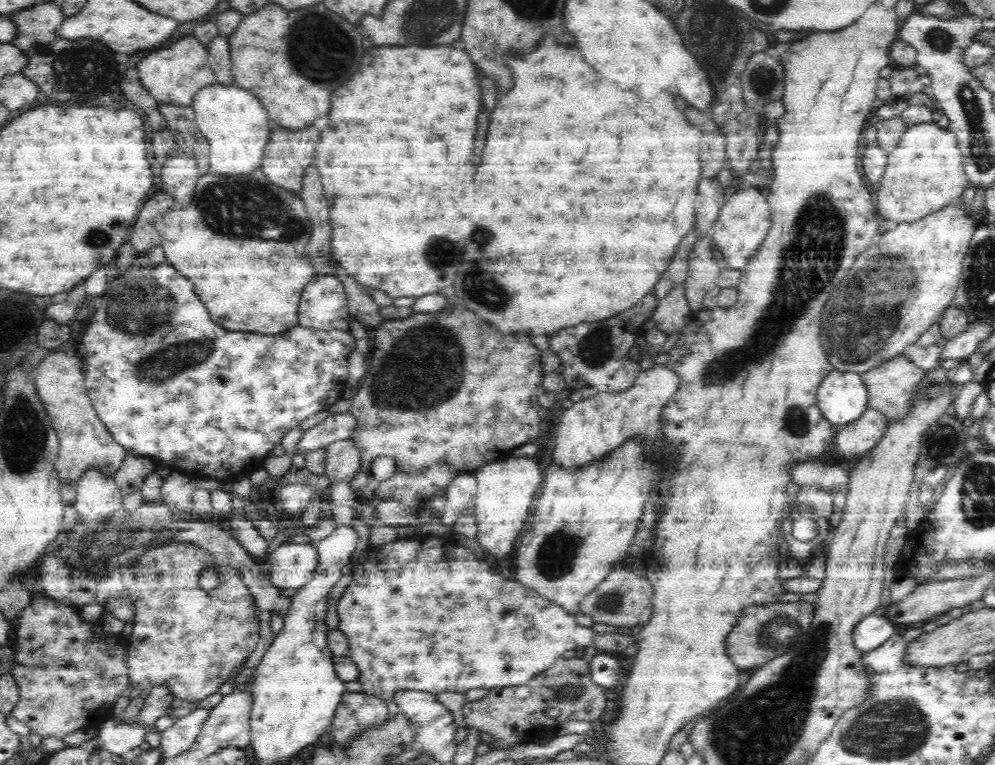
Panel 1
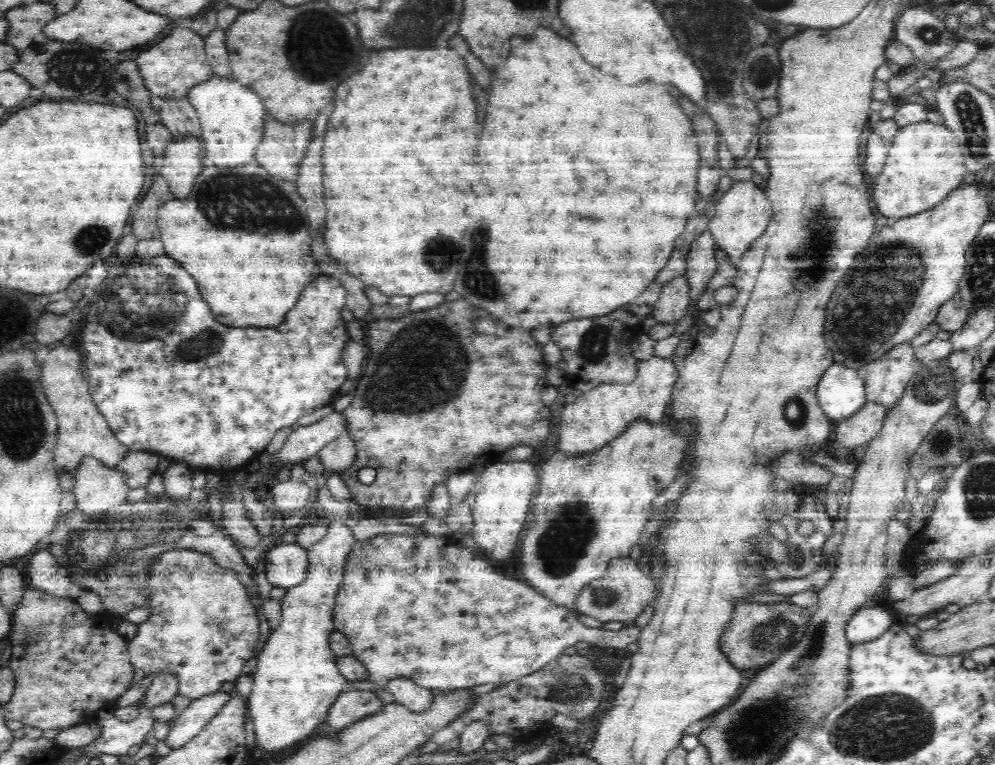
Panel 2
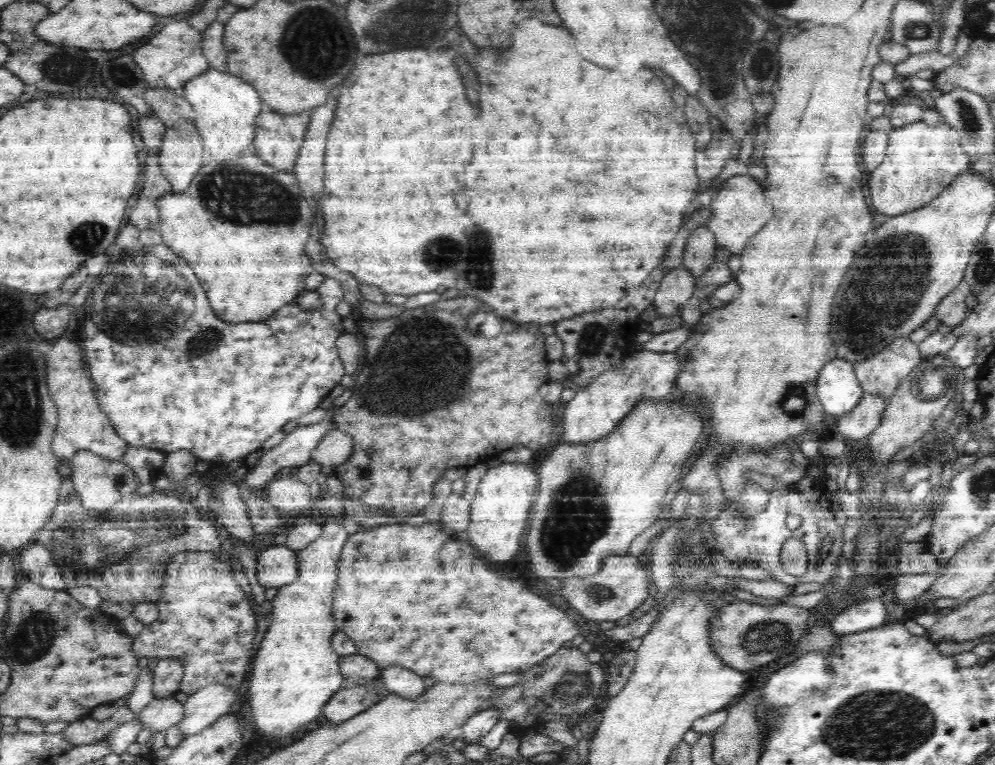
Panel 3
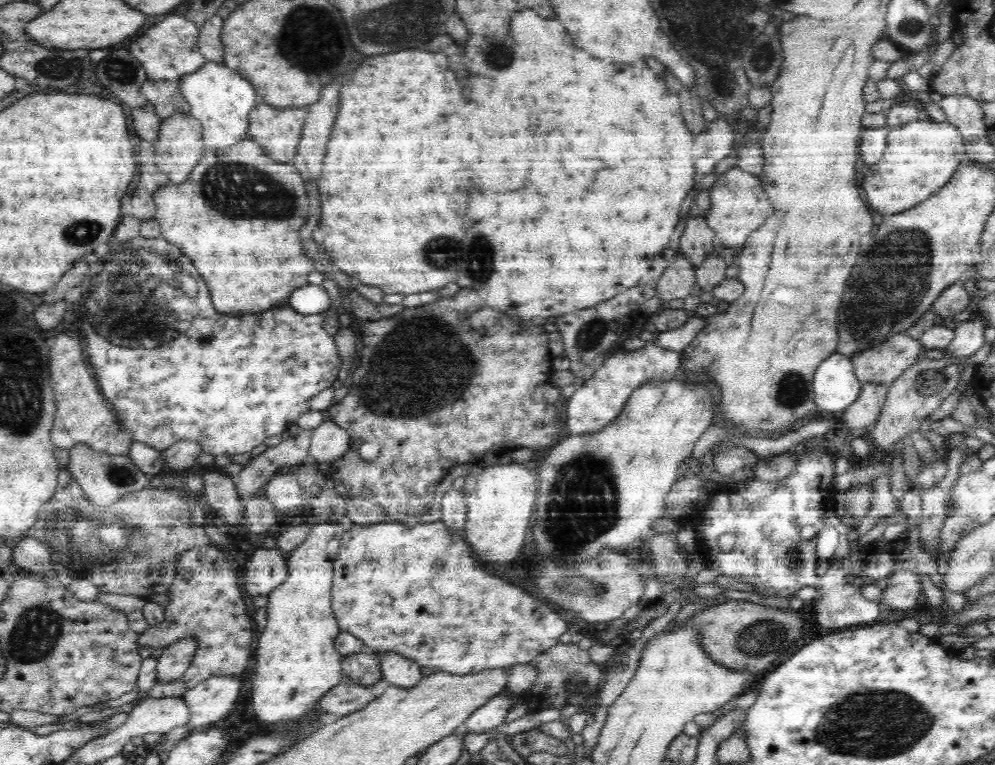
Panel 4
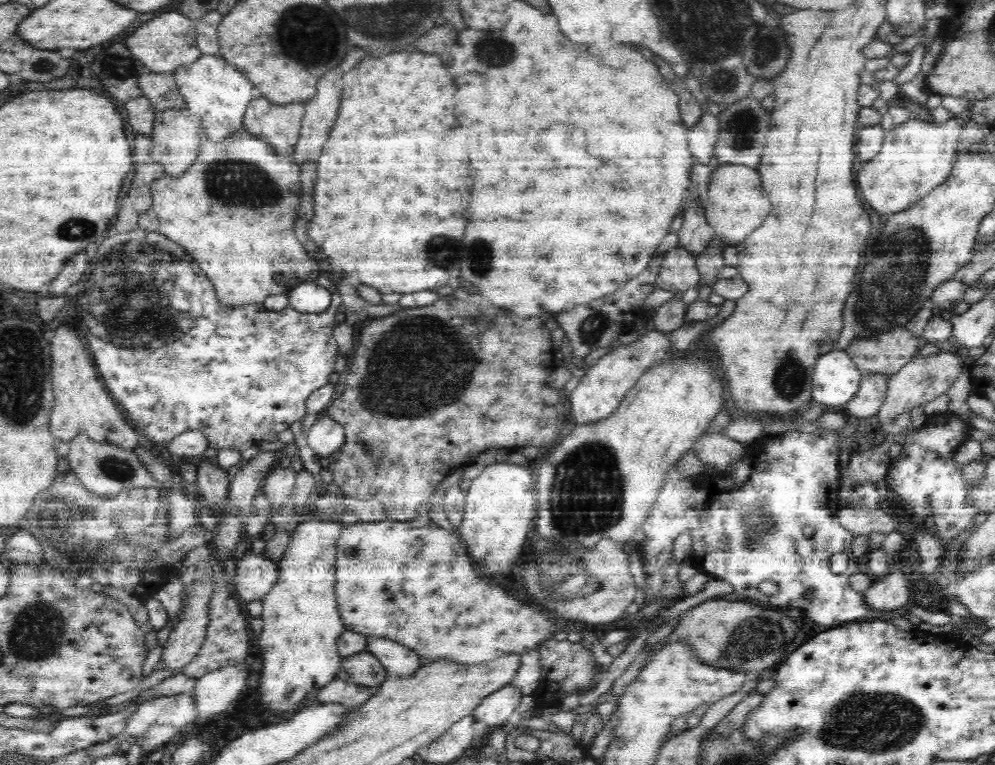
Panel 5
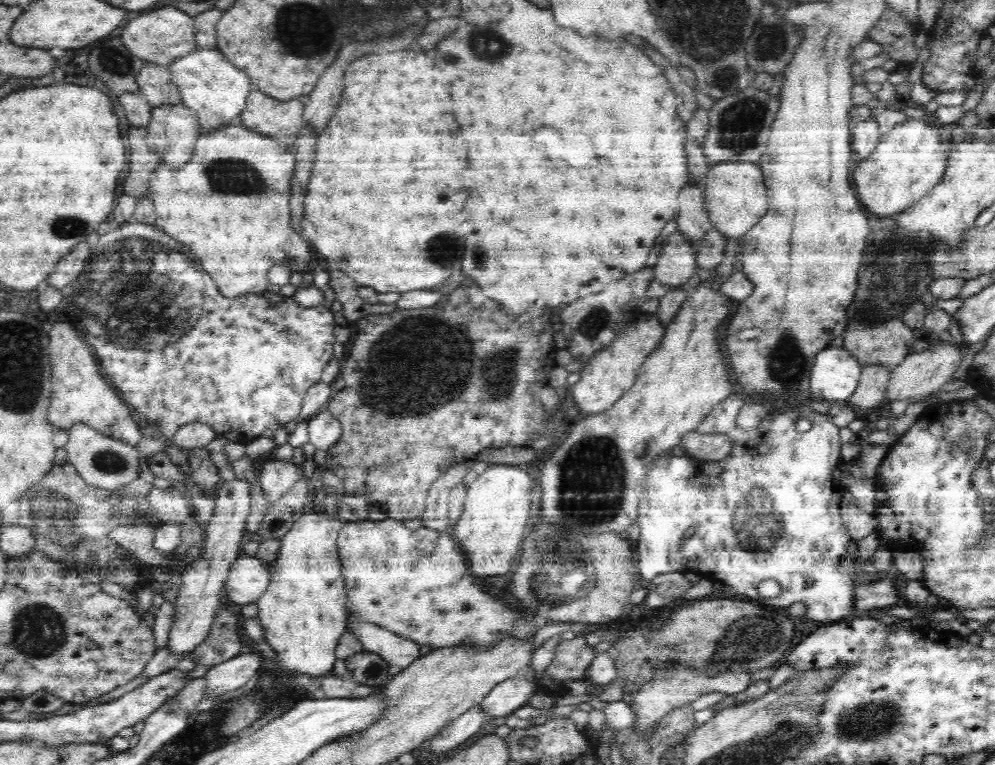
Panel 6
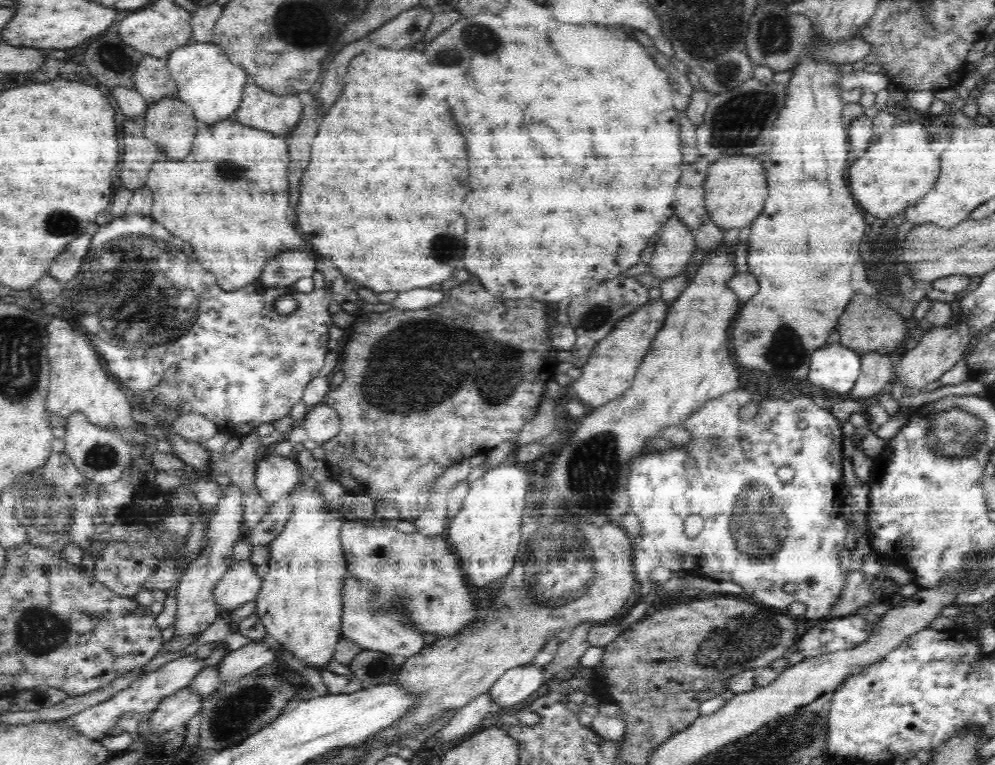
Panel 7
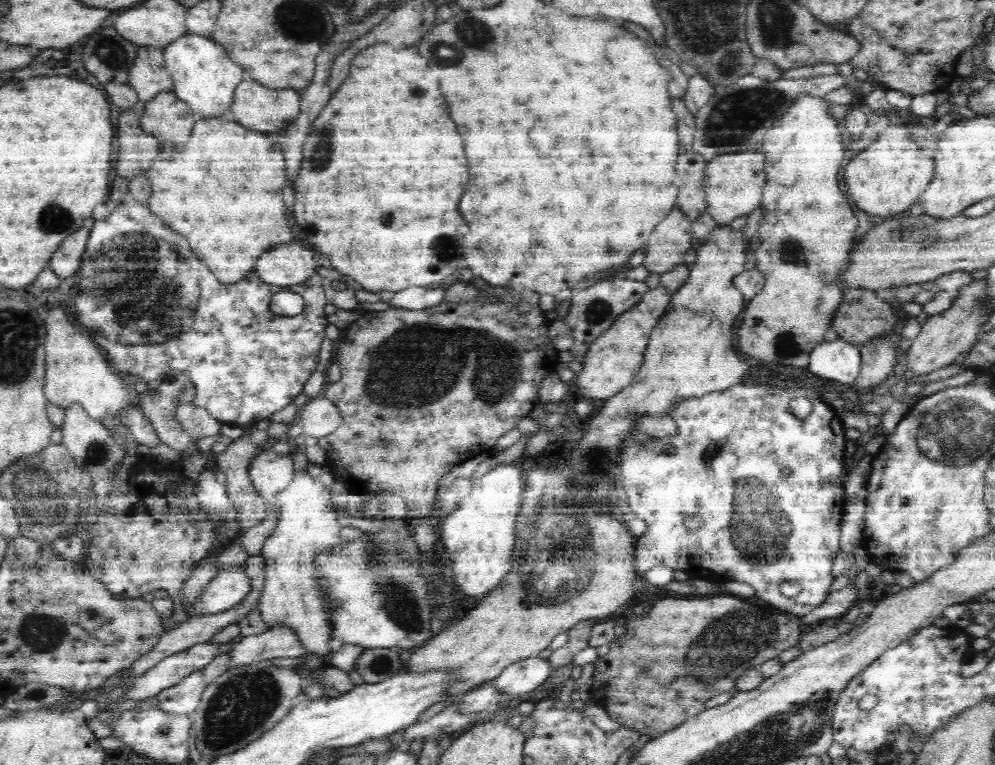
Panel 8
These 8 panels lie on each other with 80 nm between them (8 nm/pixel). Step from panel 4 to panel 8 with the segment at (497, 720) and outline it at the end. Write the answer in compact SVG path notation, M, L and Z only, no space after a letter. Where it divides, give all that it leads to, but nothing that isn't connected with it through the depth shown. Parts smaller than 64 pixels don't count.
M530 656L504 668L491 684L494 684L502 694L518 698L536 690L552 671L547 659Z

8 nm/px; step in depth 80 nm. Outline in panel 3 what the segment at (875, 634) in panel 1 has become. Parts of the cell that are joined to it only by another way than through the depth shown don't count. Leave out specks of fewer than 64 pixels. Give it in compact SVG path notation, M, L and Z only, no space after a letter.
M854 598L854 604L848 606L848 608L844 608L844 610L842 610L842 616L838 614L836 620L834 620L834 624L831 624L830 620L830 627L832 627L832 630L837 632L838 635L843 636L850 636L850 634L858 632L868 632L868 630L880 628L880 626L885 625L887 612L888 610L886 610L886 606L884 606L880 598L873 600L866 598L860 598L860 600L858 600L858 598Z

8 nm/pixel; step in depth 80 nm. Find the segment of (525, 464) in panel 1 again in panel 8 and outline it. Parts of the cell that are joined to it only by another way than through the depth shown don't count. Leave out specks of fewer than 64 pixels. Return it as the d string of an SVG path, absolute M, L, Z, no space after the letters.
M498 464L494 470L477 476L471 492L454 512L448 513L440 526L440 538L444 542L444 558L458 588L470 596L482 596L501 580L512 568L512 536L516 528L516 516L520 512L520 498L524 490L522 471L511 464Z

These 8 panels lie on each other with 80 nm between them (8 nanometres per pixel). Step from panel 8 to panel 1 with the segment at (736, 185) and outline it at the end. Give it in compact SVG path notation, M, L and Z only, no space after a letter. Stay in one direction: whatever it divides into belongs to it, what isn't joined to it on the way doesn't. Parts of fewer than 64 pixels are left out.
M742 186L727 198L711 228L712 238L723 254L721 265L730 270L744 270L744 266L748 264L748 258L756 253L768 234L771 226L770 214L771 208L766 192L758 187Z

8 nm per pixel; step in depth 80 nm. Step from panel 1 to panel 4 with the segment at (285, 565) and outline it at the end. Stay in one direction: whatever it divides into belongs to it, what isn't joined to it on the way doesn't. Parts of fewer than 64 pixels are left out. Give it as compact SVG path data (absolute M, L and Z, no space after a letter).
M258 548L246 566L246 592L250 596L269 594L285 580L285 560L288 554L273 549Z

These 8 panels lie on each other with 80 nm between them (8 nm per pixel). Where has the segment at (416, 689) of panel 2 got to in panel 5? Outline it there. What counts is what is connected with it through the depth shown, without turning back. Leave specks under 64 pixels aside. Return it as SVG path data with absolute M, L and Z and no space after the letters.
M370 636L367 640L369 652L378 658L388 674L404 678L420 668L418 653L399 641L388 640L386 636Z

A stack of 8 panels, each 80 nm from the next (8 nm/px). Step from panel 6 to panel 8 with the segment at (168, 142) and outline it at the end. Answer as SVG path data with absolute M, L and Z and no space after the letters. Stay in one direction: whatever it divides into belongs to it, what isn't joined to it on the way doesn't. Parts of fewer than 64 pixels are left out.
M161 90L145 103L141 114L141 127L144 132L155 136L159 141L185 143L197 122L192 117L190 105L180 100L172 90Z

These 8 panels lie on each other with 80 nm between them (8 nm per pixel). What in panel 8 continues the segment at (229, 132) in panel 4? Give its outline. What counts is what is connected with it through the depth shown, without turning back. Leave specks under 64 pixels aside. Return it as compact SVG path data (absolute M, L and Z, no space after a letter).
M188 32L172 40L162 51L167 71L173 78L172 91L190 105L193 113L205 119L229 116L232 96L244 78L244 68L231 59L221 44L211 37Z

